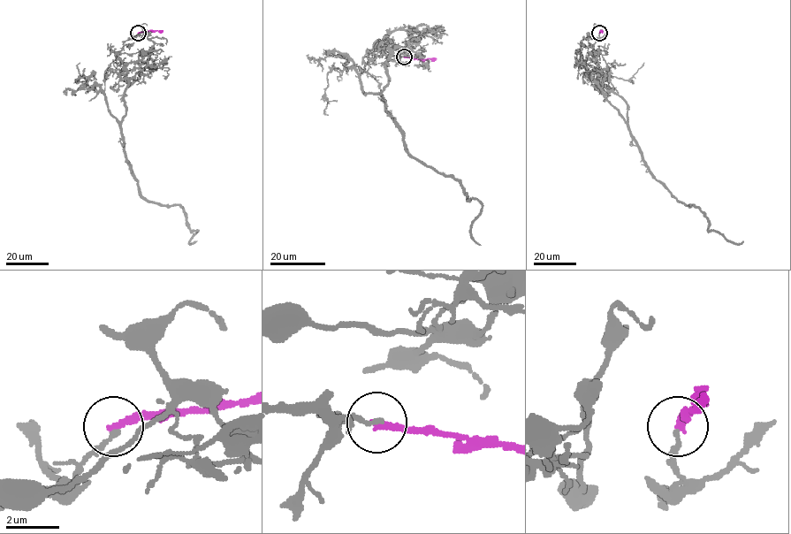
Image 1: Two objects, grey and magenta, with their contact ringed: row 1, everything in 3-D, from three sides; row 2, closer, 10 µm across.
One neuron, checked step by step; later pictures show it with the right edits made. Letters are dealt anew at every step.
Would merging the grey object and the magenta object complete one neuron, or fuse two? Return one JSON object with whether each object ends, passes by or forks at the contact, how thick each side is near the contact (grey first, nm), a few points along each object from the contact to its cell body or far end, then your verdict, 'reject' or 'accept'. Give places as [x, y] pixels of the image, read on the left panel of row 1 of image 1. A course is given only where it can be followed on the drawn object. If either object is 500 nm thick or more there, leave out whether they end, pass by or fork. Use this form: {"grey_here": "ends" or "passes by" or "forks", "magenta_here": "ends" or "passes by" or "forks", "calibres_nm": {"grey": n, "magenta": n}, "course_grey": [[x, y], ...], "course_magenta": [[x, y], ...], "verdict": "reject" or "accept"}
{"grey_here": "ends", "magenta_here": "ends", "calibres_nm": {"grey": 170, "magenta": 220}, "course_grey": [[138, 33], [117, 53], [126, 72], [123, 149], [138, 191], [180, 206], [197, 231], [189, 242], [197, 240]], "course_magenta": [[138, 33], [163, 30]], "verdict": "reject"}

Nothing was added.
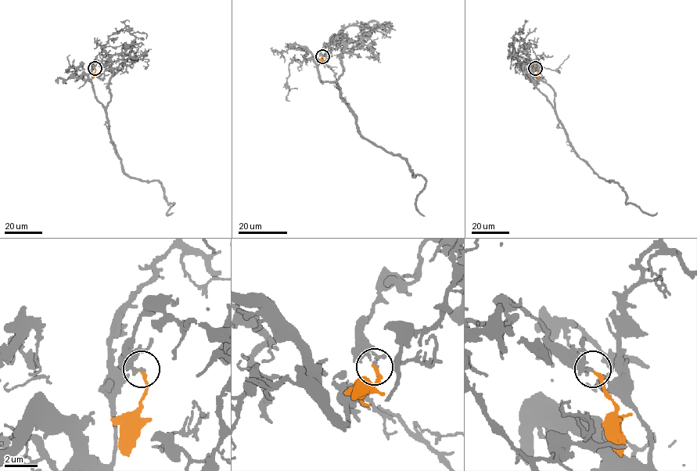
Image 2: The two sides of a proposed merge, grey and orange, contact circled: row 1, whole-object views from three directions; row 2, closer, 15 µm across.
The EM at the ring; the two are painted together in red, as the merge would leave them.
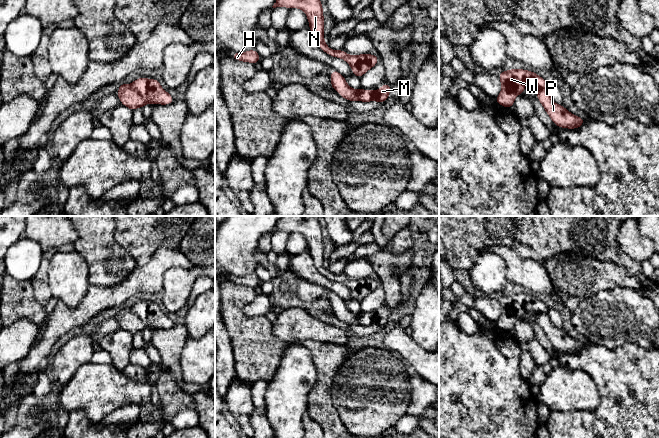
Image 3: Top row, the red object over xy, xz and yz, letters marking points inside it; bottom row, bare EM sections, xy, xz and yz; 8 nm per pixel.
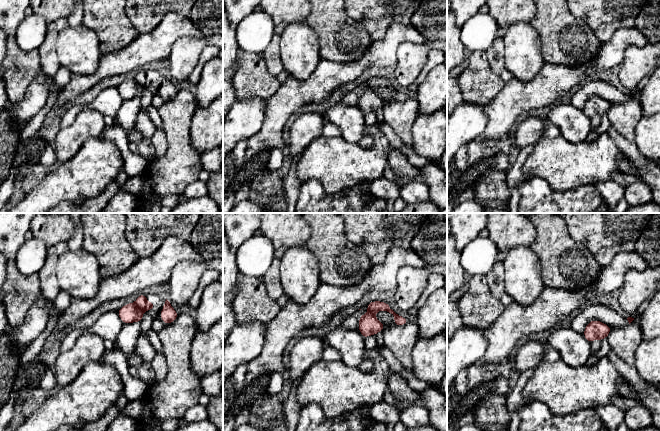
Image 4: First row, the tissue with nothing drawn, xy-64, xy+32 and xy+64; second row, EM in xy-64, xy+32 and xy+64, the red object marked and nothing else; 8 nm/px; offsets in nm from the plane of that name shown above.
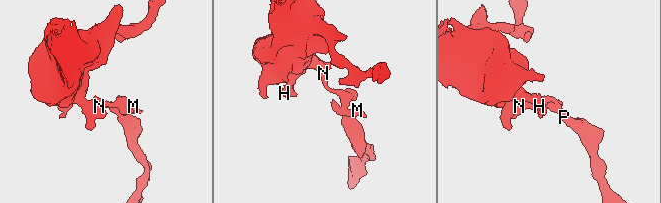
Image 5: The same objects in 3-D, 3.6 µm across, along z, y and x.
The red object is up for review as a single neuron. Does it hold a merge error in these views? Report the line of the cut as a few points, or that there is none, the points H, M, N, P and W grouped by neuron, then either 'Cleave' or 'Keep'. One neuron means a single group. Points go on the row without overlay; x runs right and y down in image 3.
Split along xy (130, 308), (147, 326). Groups: H M N W / P. Cleave

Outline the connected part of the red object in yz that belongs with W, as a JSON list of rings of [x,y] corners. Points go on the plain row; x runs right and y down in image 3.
[[[513,292],[507,295],[502,295],[498,301],[501,305],[501,316],[495,324],[497,328],[505,332],[514,331],[514,324],[518,319],[524,317],[528,303],[532,305],[532,309],[536,314],[548,314],[550,309],[537,297],[525,293]]]

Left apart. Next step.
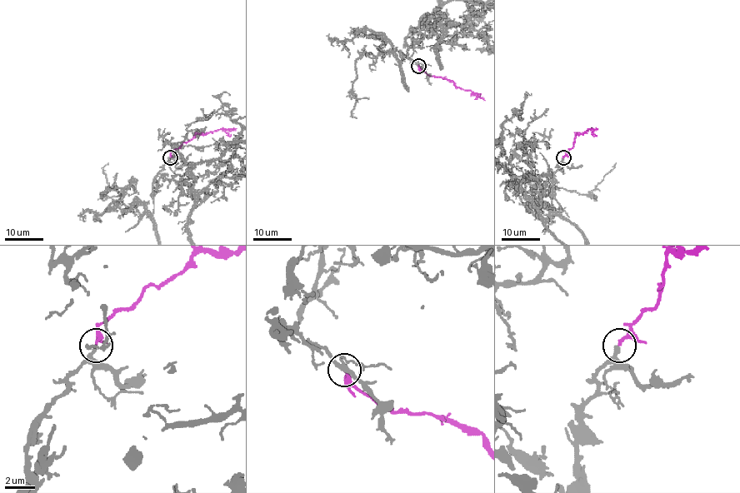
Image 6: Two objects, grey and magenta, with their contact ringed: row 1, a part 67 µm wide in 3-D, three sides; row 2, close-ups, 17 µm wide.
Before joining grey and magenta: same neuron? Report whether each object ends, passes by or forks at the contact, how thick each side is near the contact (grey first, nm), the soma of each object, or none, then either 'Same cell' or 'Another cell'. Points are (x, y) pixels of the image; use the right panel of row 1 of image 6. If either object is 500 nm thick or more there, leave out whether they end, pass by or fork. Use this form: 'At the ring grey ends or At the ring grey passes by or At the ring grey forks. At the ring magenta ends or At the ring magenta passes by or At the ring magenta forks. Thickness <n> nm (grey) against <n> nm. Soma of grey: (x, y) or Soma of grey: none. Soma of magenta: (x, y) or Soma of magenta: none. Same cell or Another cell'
At the ring grey ends. At the ring magenta ends. Thickness 200 nm (grey) against 200 nm. Soma of grey: none. Soma of magenta: none. Same cell

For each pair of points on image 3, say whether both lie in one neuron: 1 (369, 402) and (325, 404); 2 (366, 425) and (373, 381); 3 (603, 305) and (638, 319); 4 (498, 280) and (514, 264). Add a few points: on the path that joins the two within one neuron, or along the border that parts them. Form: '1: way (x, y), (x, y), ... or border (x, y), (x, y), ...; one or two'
1: border (333, 380), (331, 387), (332, 405), (344, 425); two
2: way (366, 414), (369, 392); one
3: way (612, 314), (614, 316), (629, 317); one
4: border (494, 252), (502, 259), (509, 281); two

